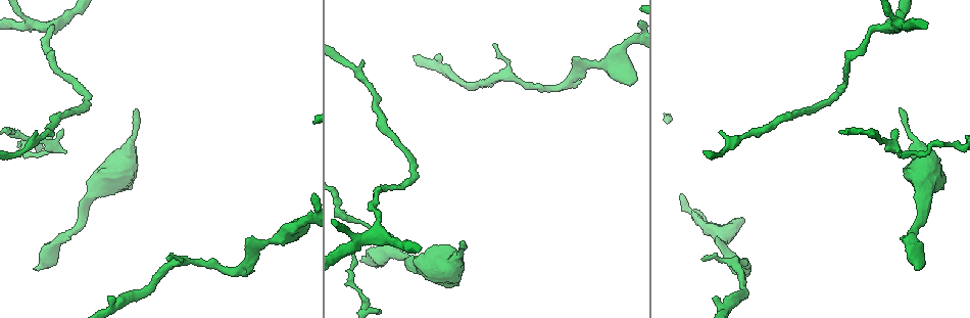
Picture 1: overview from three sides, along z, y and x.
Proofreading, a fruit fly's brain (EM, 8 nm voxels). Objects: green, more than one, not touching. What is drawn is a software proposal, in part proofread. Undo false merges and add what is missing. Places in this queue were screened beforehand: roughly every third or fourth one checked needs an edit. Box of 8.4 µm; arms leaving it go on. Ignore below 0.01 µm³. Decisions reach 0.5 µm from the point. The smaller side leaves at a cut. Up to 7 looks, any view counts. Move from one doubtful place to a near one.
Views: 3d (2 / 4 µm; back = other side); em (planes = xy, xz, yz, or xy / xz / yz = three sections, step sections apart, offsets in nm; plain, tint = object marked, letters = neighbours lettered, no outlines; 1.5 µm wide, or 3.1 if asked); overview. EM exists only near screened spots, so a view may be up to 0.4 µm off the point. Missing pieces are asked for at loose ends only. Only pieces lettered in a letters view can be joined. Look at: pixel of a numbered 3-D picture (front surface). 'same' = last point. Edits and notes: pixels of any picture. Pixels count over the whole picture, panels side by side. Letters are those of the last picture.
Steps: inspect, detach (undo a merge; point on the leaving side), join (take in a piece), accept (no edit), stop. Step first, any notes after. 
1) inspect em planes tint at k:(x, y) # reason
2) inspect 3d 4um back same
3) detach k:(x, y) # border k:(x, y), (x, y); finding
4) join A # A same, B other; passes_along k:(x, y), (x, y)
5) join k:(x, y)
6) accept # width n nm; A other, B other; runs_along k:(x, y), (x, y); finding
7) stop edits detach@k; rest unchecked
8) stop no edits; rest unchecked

inspect em xy step 4 letters at 1:(463, 242) # an open end

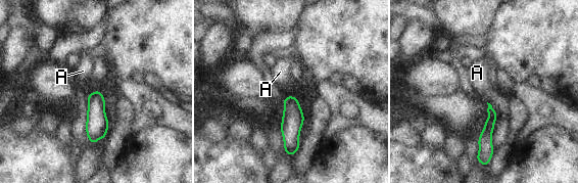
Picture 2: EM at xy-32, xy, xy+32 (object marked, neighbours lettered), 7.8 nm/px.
accept # longest_contact A 260 nm; A other; runs_along 2:(490, 109), (491, 120), (484, 150); none of them fits

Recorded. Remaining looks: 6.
inspect em xy step 8 letters at 1:(167, 261) # thin end

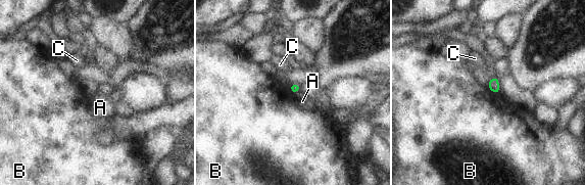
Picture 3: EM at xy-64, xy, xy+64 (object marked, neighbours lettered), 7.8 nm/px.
inspect em planes letters same # another direction

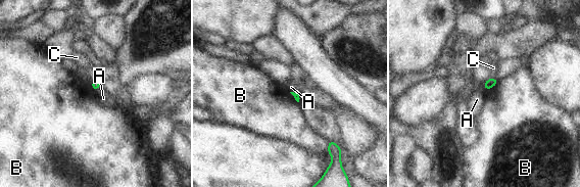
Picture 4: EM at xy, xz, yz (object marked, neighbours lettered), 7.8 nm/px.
accept # A other, B other, C other; border 4:(99, 88), (94, 90); no lettered piece goes on from it

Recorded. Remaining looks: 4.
inspect em planes letters at 1:(36, 268) # free end

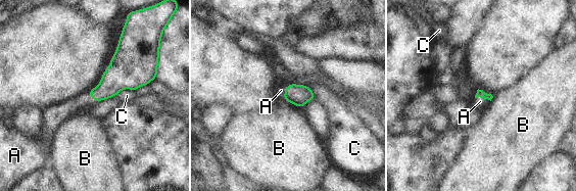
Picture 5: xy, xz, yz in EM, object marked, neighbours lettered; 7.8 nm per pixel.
join A # A same, B other, C other; passes_along 5:(480, 93), (483, 97), (480, 101); the neuron continues

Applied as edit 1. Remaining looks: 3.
stop edits join@5; rest unchecked

